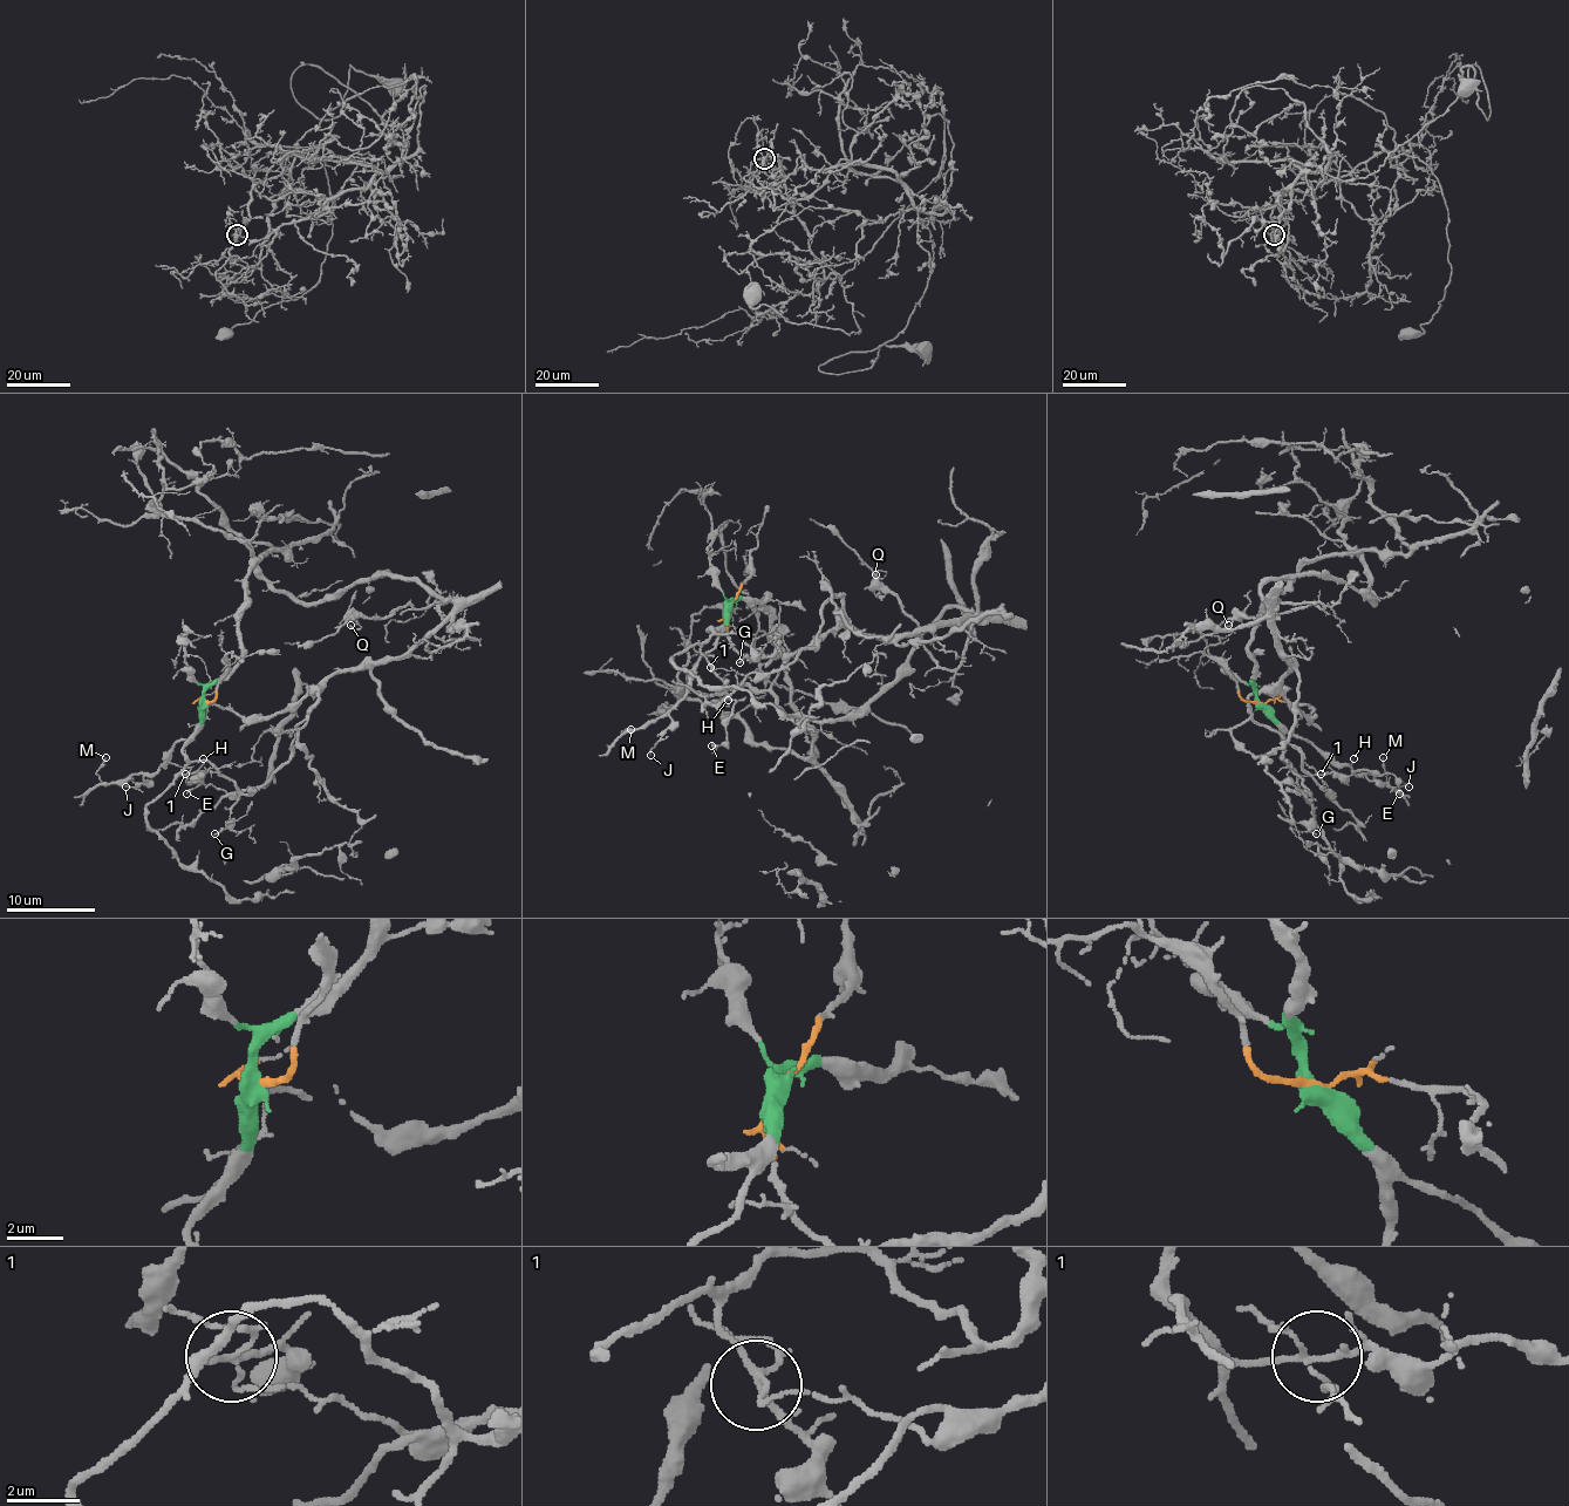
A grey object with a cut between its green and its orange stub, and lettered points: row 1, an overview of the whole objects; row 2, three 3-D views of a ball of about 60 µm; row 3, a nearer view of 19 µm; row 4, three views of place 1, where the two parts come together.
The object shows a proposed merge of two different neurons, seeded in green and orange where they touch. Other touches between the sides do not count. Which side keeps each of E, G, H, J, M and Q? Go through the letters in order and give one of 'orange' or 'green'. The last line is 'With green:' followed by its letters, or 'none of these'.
E: green
G: green
H: green
J: green
M: green
Q: orange
With green: E, G, H, J, M

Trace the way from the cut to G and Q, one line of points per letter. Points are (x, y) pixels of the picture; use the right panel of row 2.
G: (1257, 702), (1277, 727), (1287, 765), (1311, 796), (1311, 830), (1316, 835)
Q: (1257, 702), (1307, 704), (1309, 716), (1280, 692), (1291, 667), (1274, 607), (1322, 607), (1240, 615), (1229, 625)

